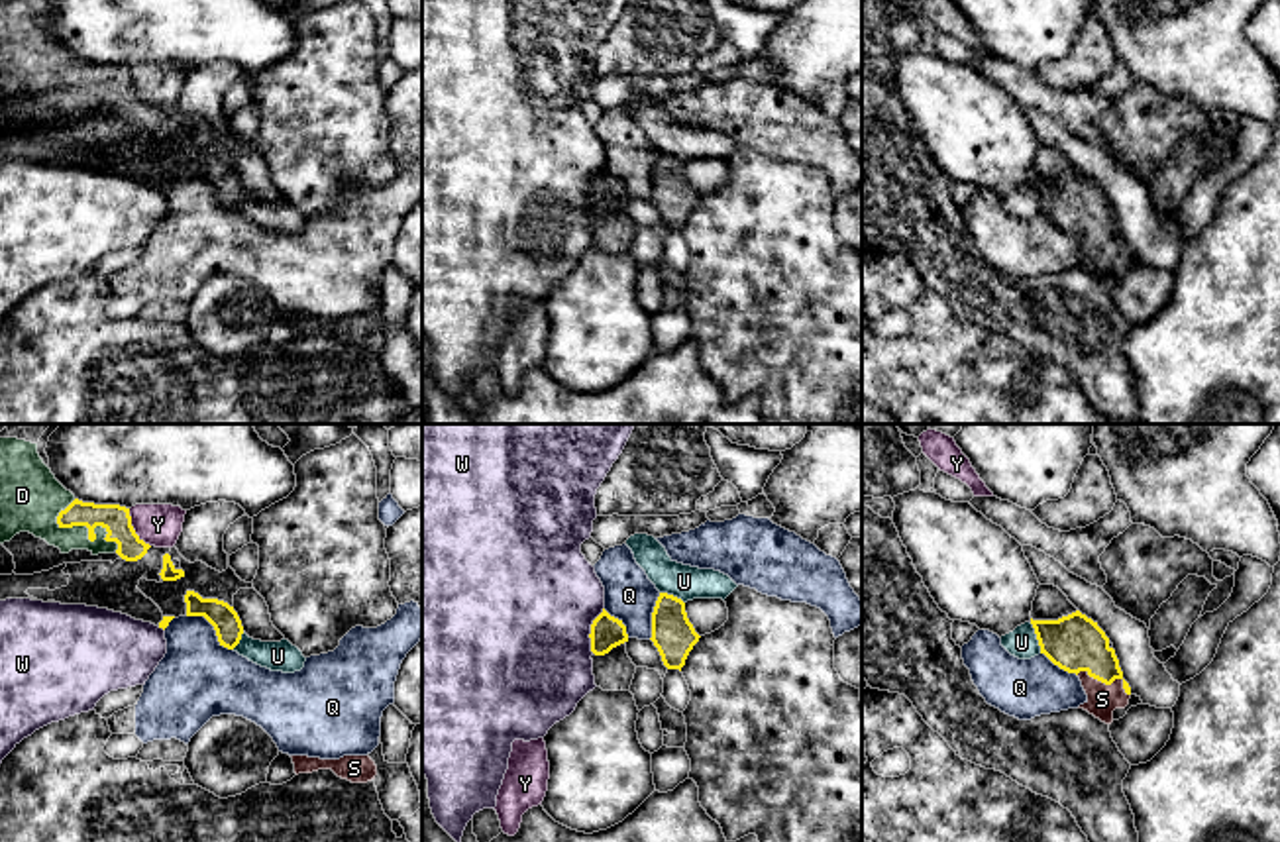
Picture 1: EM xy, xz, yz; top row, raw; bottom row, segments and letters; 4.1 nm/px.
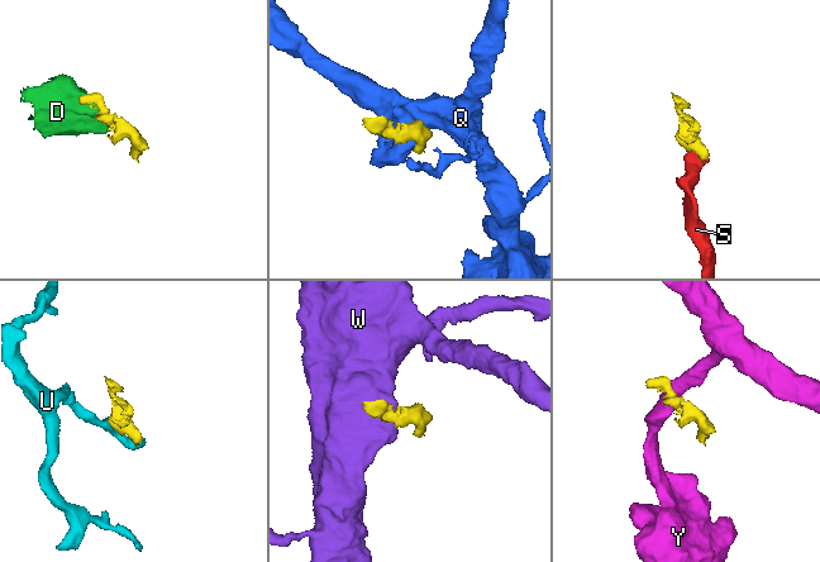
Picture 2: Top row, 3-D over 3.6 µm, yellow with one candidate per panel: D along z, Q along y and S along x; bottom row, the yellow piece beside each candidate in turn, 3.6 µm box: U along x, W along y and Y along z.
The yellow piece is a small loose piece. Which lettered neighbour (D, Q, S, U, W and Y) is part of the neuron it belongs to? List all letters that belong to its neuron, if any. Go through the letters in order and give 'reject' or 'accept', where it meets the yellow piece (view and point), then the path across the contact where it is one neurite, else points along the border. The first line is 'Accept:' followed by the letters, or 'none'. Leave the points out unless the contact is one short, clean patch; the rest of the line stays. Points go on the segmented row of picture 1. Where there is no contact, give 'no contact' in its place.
Accept: D, S
D: accept | xy (89, 538)
Q: reject | xy (214, 629)
S: accept | yz (1106, 684) | across yz (1074, 642), (1096, 664), (1106, 684), (1102, 699)
U: reject | yz (1037, 638) | along yz (1029, 623), (1041, 652)
W: reject | xz (591, 631) | along xz (603, 607), (591, 625), (591, 652)
Y: reject | xy (132, 528) | along xy (128, 509), (132, 528), (150, 546)

